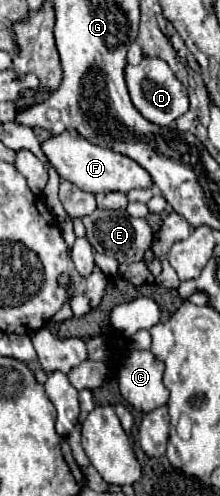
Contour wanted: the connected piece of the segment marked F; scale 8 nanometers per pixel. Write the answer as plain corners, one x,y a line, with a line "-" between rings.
64,130
60,136
52,136
42,144
44,154
48,156
48,162
58,170
62,180
68,180
76,184
80,190
98,194
98,192
124,192
128,194
134,188
152,188
150,174
136,164
134,160
116,154
110,148
100,148
86,138
82,138
74,130

